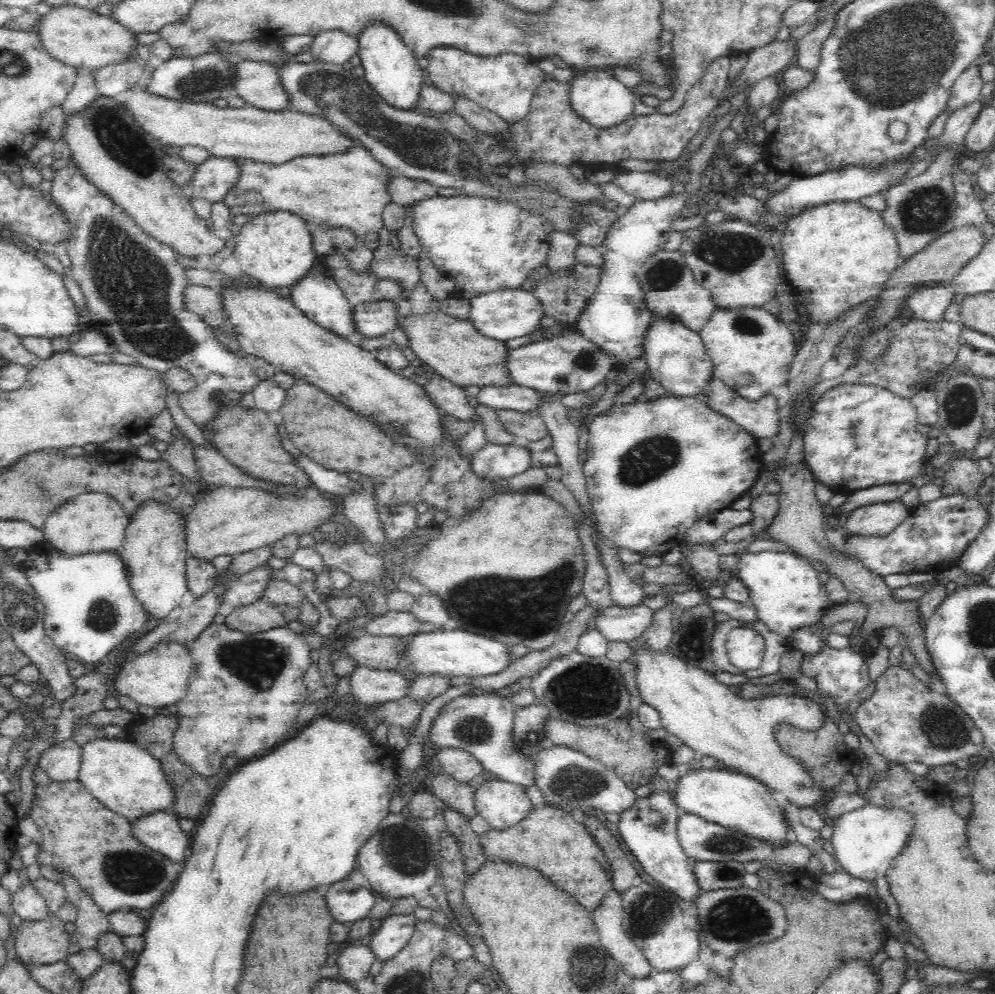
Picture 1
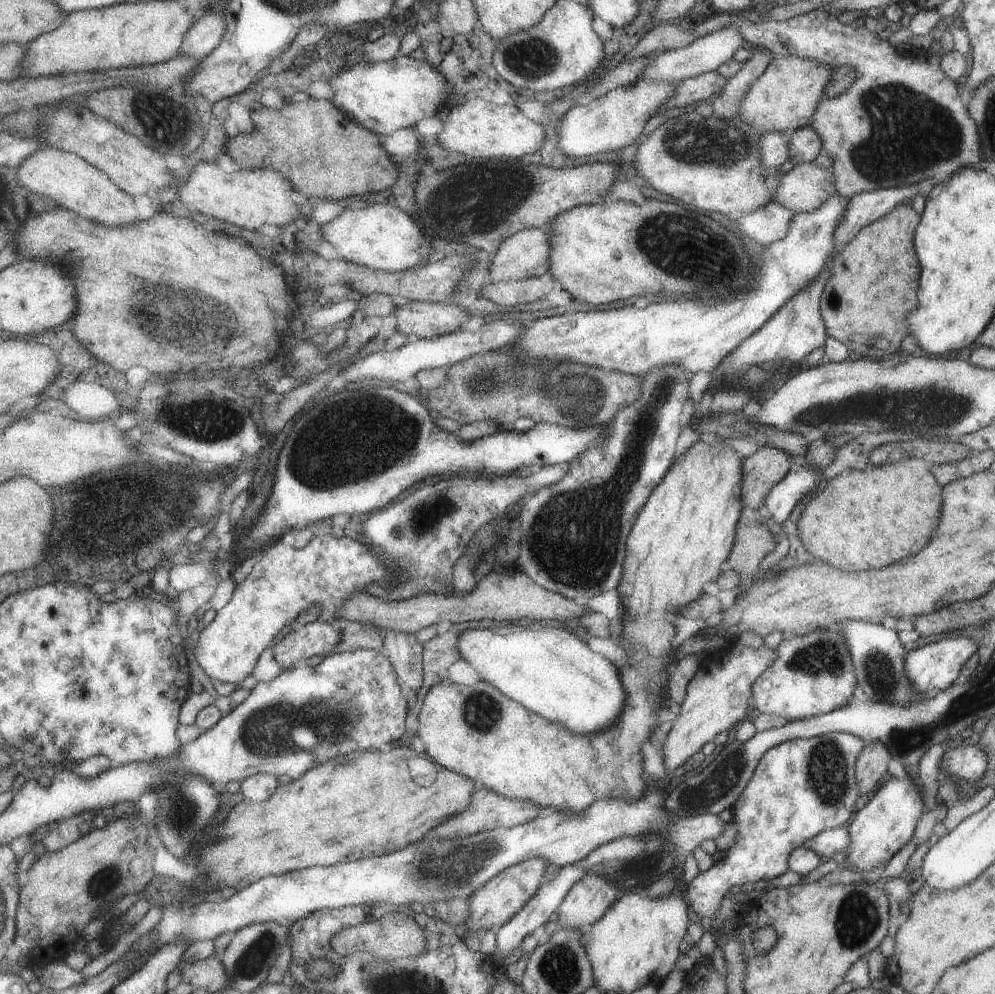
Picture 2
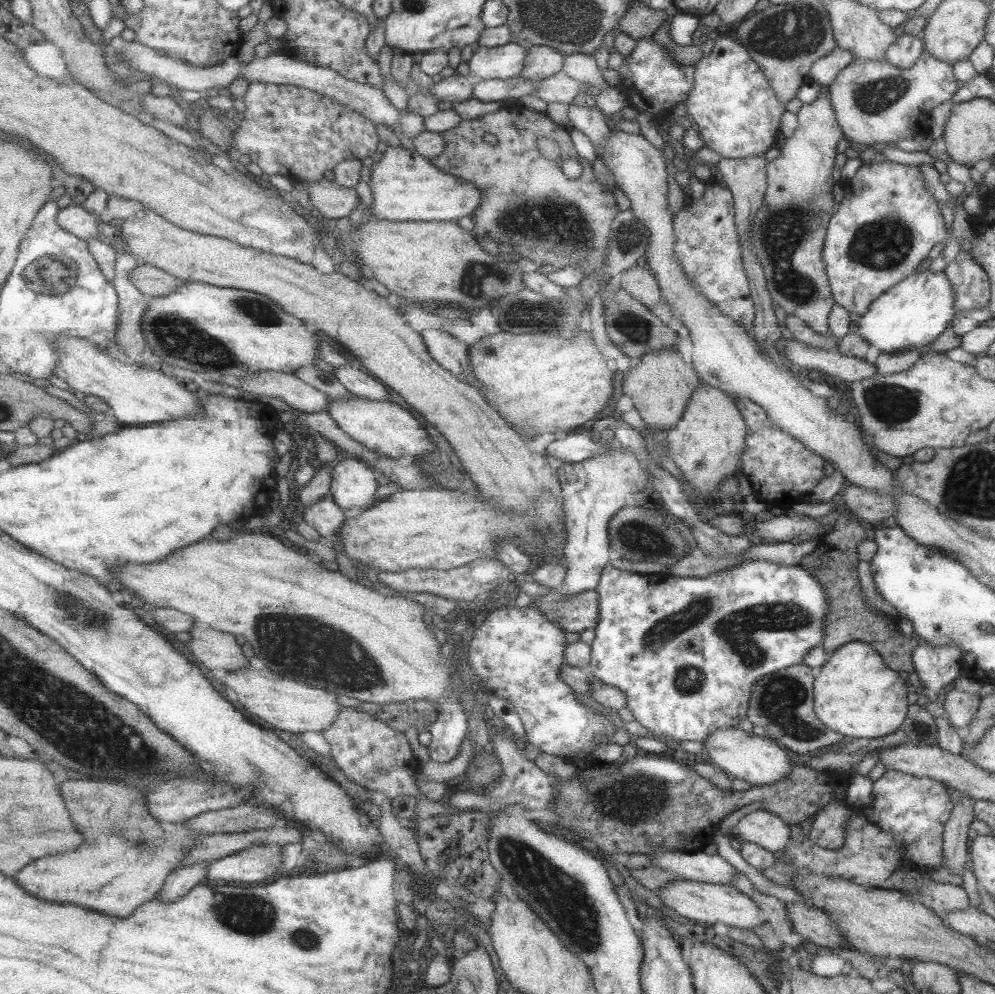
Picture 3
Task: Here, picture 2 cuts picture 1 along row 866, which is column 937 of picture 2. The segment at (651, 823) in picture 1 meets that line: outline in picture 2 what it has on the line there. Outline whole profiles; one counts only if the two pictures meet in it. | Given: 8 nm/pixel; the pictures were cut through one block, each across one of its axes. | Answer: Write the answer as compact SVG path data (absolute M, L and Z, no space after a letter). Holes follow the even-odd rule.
M950 638L931 643L905 655L905 675L914 691L920 695L931 695L952 686L968 658L976 652L977 644L971 638Z

